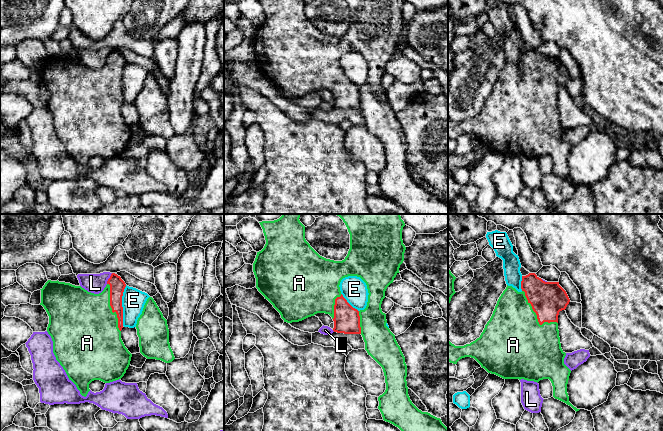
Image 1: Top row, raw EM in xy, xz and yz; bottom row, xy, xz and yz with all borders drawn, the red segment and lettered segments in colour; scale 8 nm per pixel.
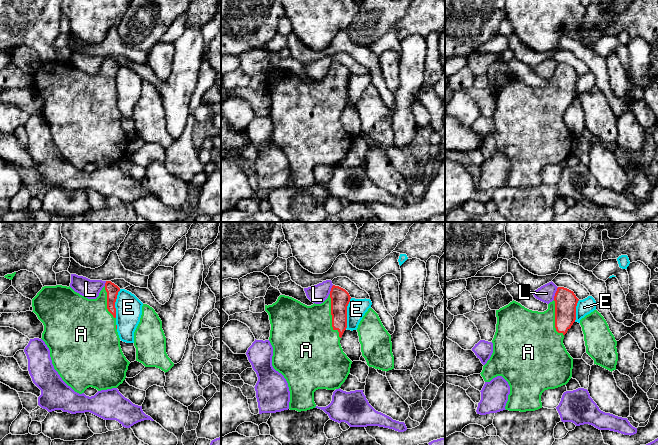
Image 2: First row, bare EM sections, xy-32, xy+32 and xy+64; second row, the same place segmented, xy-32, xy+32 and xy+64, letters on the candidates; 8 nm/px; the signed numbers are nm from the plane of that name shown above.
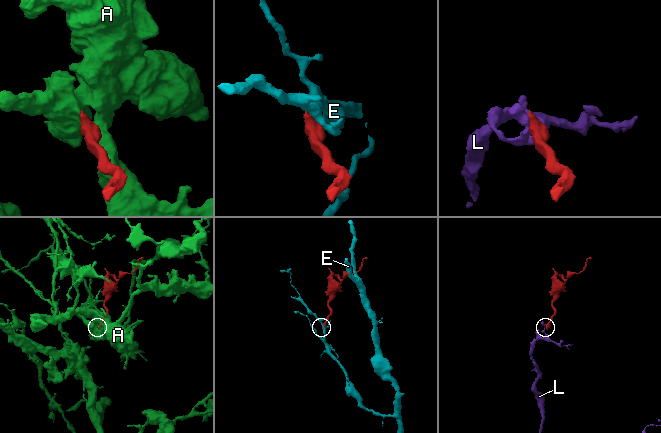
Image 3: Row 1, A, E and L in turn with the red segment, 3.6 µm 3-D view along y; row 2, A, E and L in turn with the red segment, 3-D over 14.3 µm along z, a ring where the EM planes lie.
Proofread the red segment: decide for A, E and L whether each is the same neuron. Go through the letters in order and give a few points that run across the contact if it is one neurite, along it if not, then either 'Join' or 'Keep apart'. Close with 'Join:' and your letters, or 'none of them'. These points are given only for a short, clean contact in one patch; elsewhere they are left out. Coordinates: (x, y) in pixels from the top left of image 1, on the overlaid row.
A: Join
E: Keep apart
L: Line: xy (112, 273), (106, 283). Keep apart
Join: A

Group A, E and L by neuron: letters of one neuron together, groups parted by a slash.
A / E / L

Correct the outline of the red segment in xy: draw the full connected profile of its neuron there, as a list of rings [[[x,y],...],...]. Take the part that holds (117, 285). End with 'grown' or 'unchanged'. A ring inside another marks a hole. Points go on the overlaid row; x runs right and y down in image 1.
[[[112,273],[104,290],[99,294],[88,292],[81,286],[70,283],[48,280],[41,290],[41,303],[49,316],[47,332],[53,341],[53,353],[56,360],[65,370],[71,380],[84,397],[87,396],[89,384],[94,380],[110,383],[121,379],[128,369],[132,354],[125,347],[121,339],[123,328],[122,296],[126,287],[125,282]]] | grown

